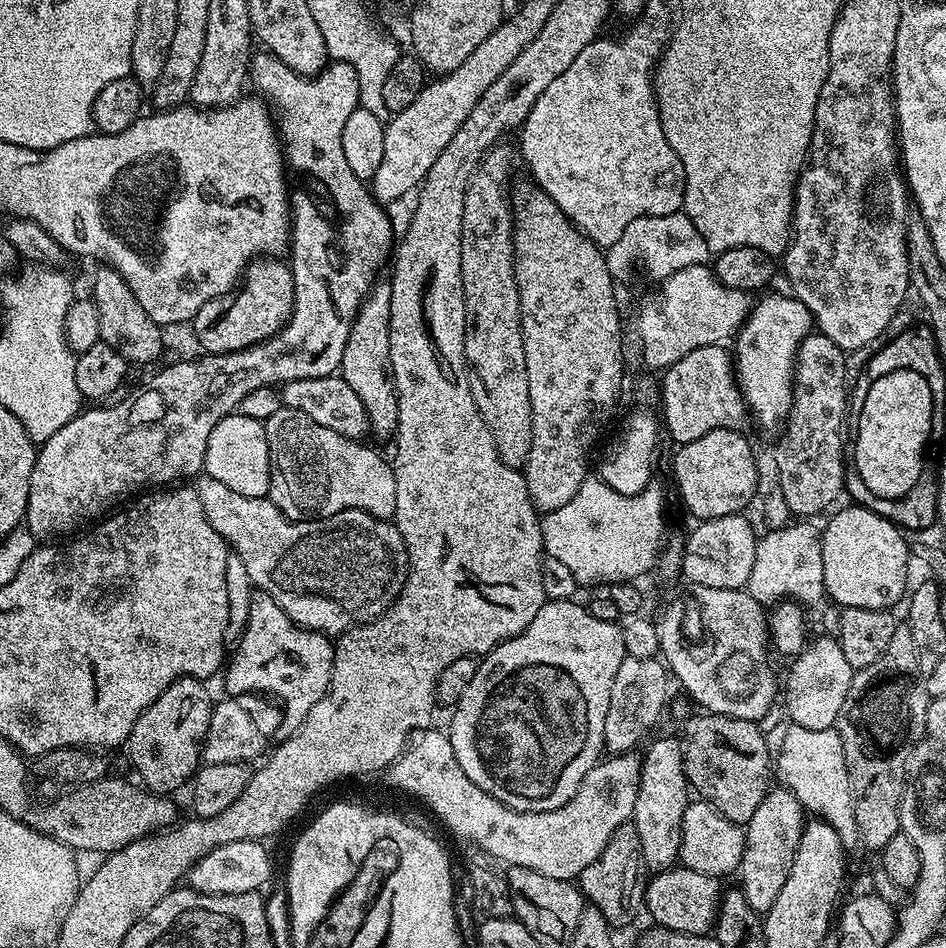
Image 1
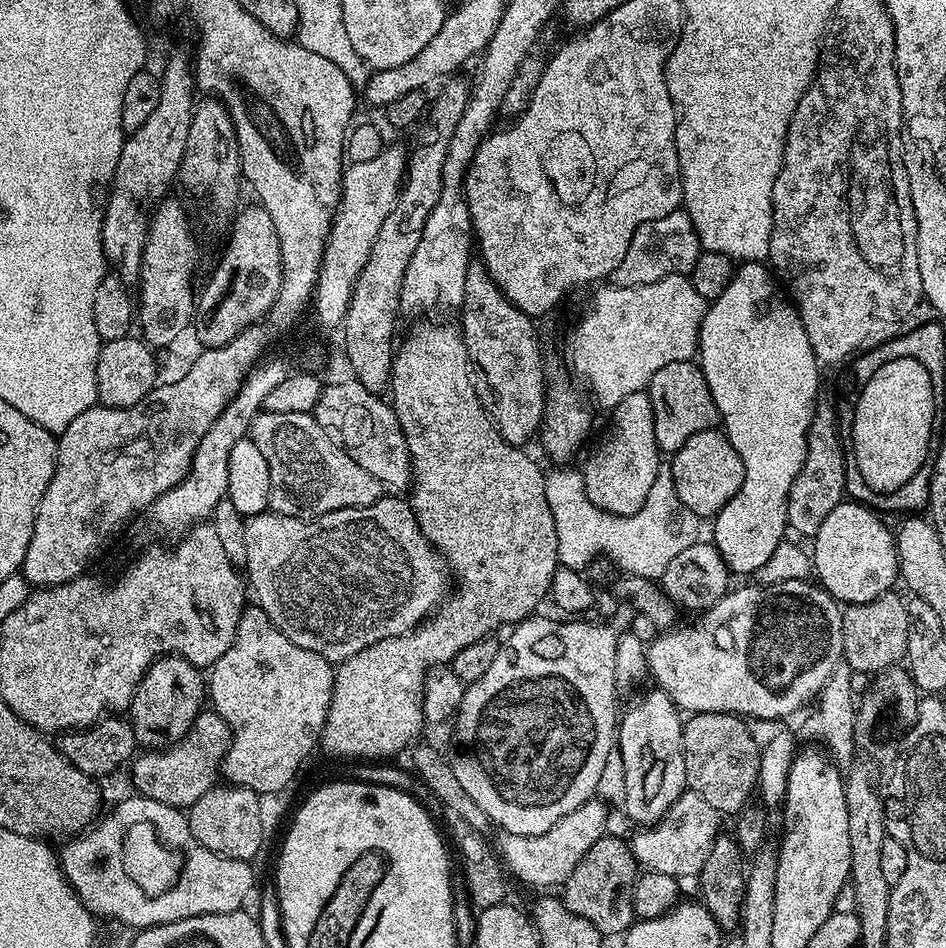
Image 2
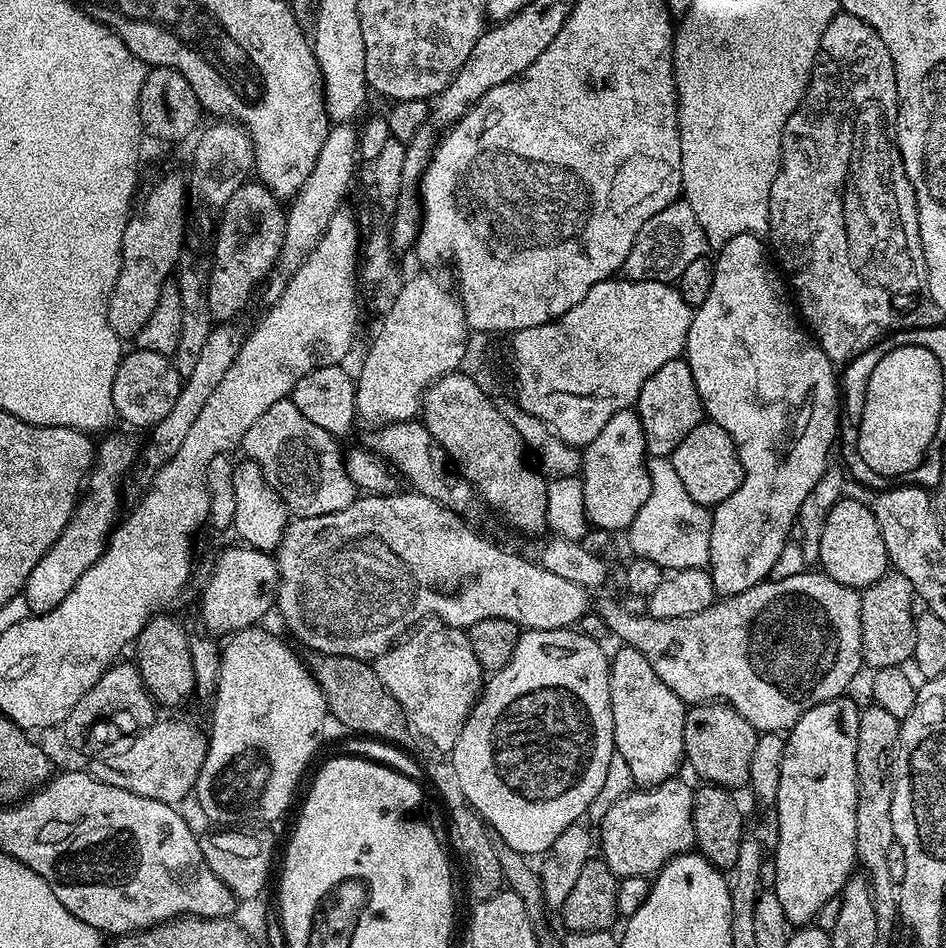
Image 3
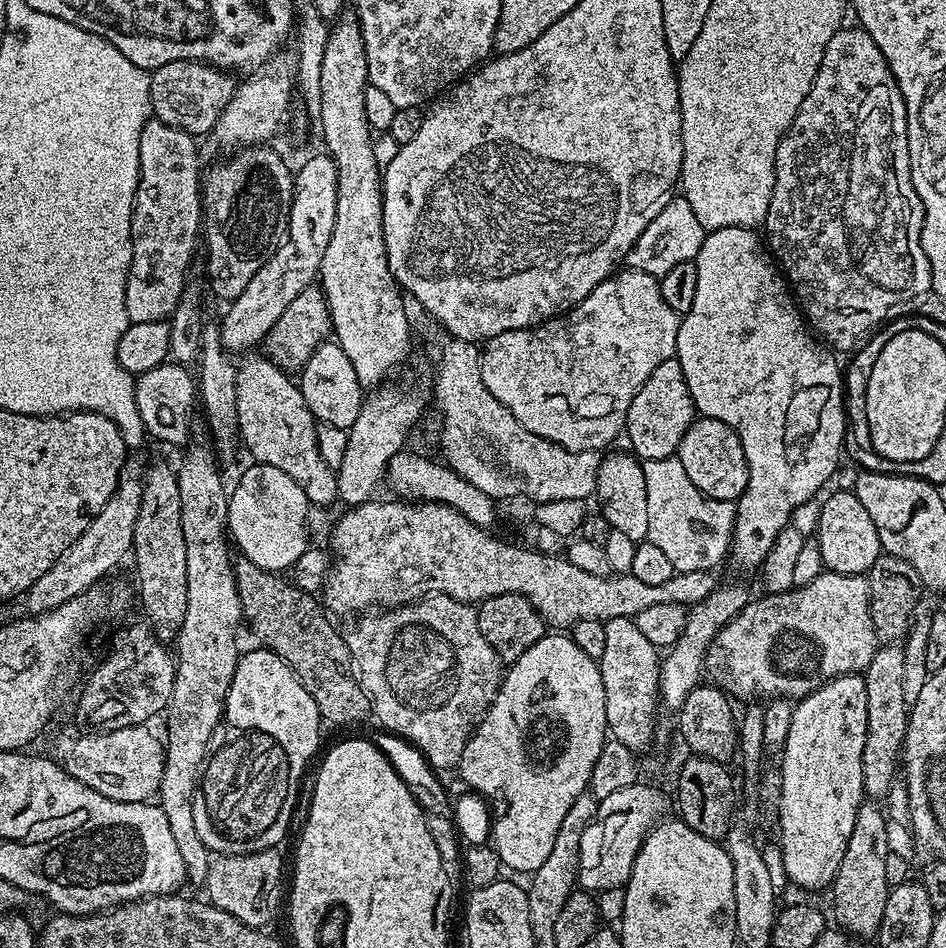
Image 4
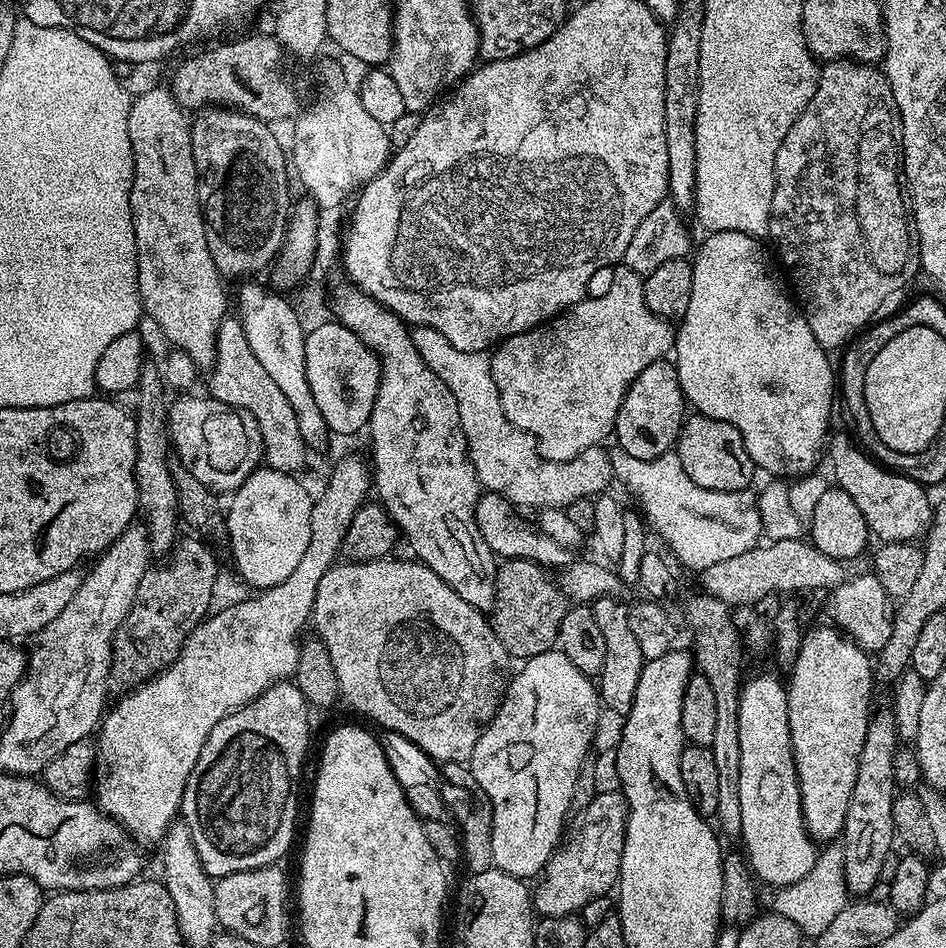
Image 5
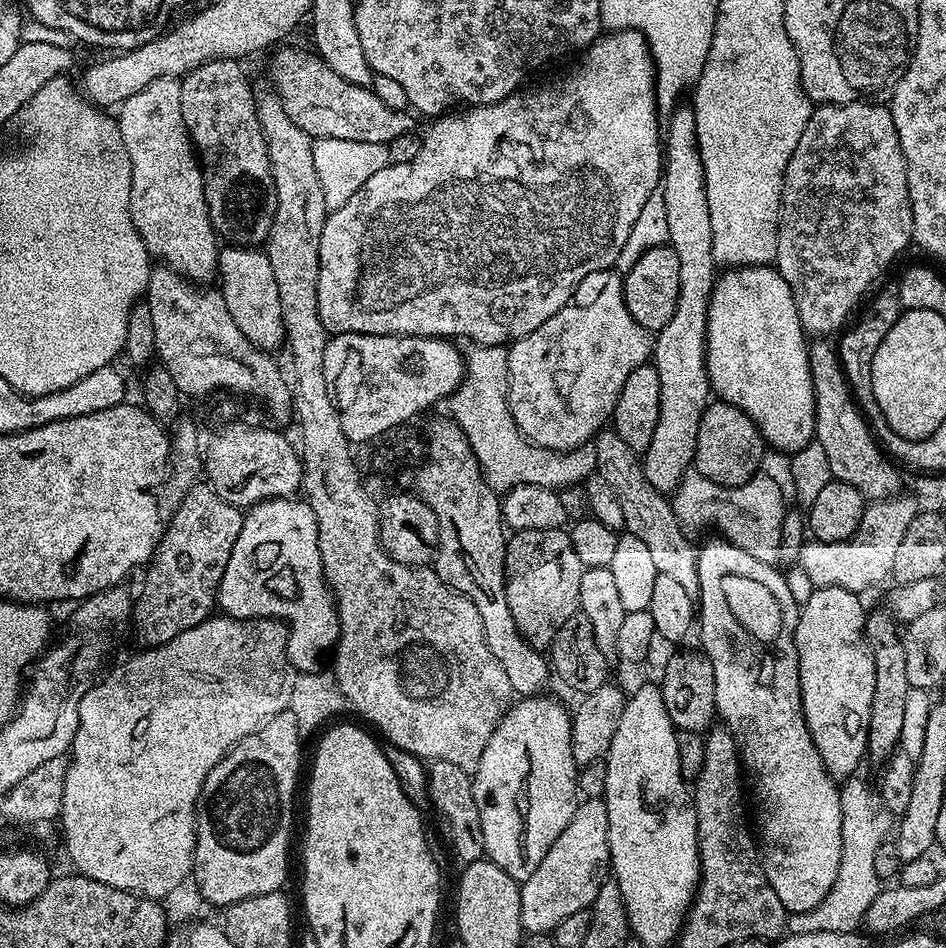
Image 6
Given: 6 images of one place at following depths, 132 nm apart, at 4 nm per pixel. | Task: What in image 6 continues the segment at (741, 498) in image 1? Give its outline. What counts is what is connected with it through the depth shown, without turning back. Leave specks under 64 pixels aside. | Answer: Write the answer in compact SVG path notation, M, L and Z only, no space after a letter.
M712 402L702 414L702 422L698 426L694 468L718 486L737 488L760 472L765 450L766 445L760 431L745 412L733 404Z

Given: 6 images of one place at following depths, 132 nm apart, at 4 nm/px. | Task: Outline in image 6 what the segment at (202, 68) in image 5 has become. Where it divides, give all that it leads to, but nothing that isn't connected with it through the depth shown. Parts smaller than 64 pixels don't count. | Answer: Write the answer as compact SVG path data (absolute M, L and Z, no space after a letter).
M283 48L272 60L274 94L282 102L286 114L290 114L294 126L302 126L308 136L316 140L346 138L350 142L374 142L386 146L413 131L409 113L386 106L371 87L346 82L346 78L334 74L319 55L307 56L292 48Z

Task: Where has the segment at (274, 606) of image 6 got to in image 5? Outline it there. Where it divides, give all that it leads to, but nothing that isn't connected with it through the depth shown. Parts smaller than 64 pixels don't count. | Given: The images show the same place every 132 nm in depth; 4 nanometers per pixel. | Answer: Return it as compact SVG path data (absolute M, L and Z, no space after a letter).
M261 466L250 474L250 478L246 478L246 482L242 482L242 486L231 493L229 504L226 504L227 519L227 535L226 542L232 547L232 560L236 563L236 572L252 587L252 590L263 590L265 588L273 588L281 584L286 578L290 578L290 574L294 574L294 566L298 566L298 561L302 559L302 554L306 554L306 546L310 546L310 514L314 503L313 497L308 497L308 492L302 485L296 481L295 475L279 472L267 466Z

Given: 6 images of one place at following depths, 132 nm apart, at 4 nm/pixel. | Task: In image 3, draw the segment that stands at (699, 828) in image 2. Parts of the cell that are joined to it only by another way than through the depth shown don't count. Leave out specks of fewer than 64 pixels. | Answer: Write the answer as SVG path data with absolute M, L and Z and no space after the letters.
M673 778L652 788L630 791L627 796L614 802L604 820L599 821L598 852L604 864L610 866L618 878L651 877L675 856L693 851L696 843L692 817L694 788L680 779Z

